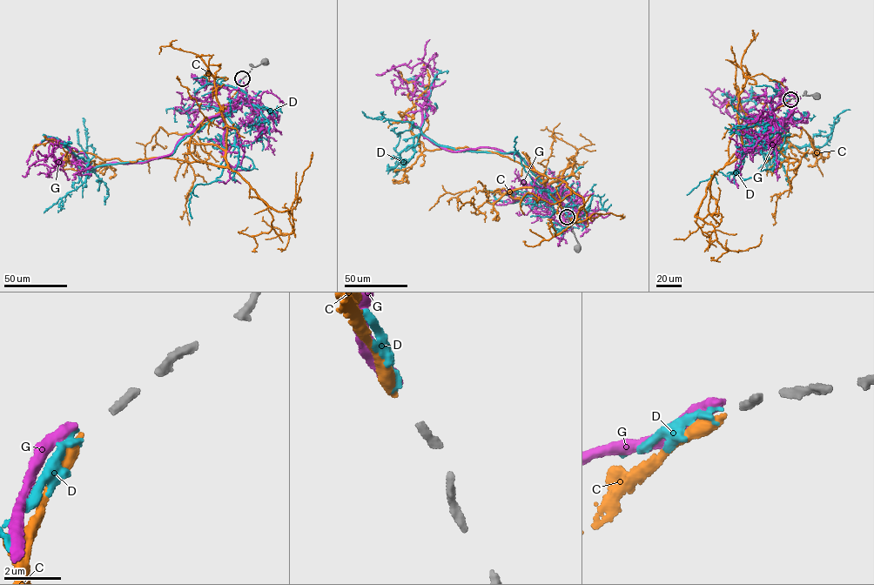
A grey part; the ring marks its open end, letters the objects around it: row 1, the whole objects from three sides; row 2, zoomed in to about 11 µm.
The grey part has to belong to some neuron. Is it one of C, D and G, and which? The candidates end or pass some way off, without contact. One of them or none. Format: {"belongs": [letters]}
{"belongs": ["D"]}

